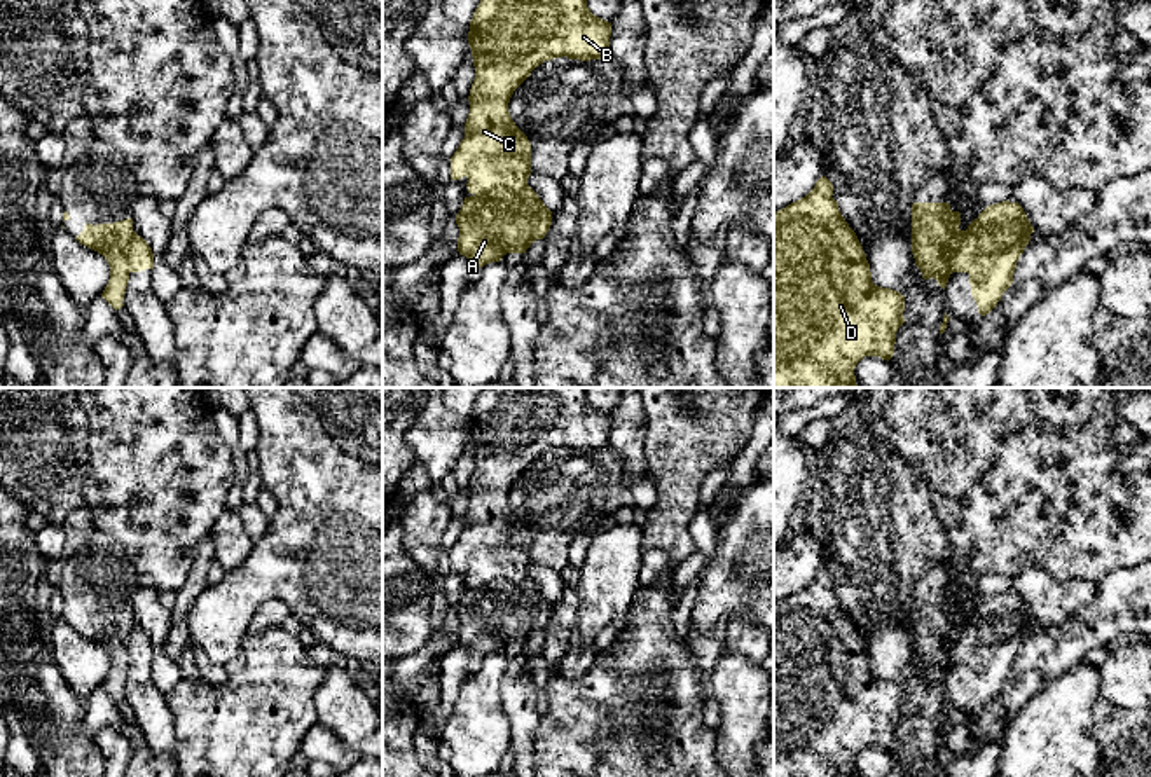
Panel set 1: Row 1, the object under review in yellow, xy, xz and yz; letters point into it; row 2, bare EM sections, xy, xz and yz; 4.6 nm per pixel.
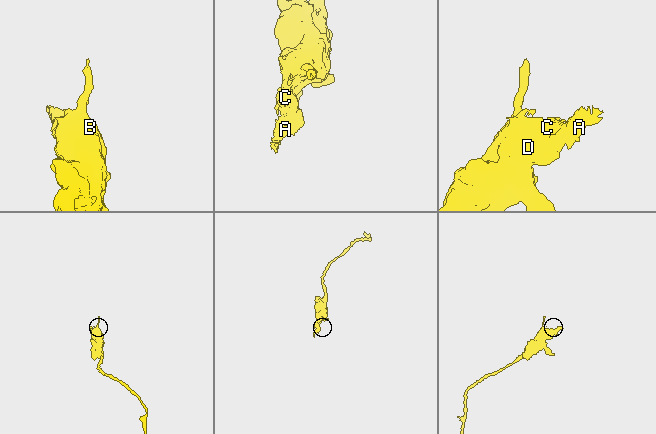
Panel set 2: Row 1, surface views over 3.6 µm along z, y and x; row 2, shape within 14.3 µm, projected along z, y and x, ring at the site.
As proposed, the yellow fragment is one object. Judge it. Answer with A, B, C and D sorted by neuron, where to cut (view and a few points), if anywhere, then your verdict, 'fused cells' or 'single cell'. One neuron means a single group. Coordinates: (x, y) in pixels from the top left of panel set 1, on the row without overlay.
groups A / B C D; cut xz (526, 575), (519, 580), (495, 578), (475, 587); fused cells

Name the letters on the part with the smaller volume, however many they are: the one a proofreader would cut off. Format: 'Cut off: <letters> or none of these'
Cut off: A

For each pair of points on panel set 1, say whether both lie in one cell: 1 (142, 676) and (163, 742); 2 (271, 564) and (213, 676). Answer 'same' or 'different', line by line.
1: same
2: different

